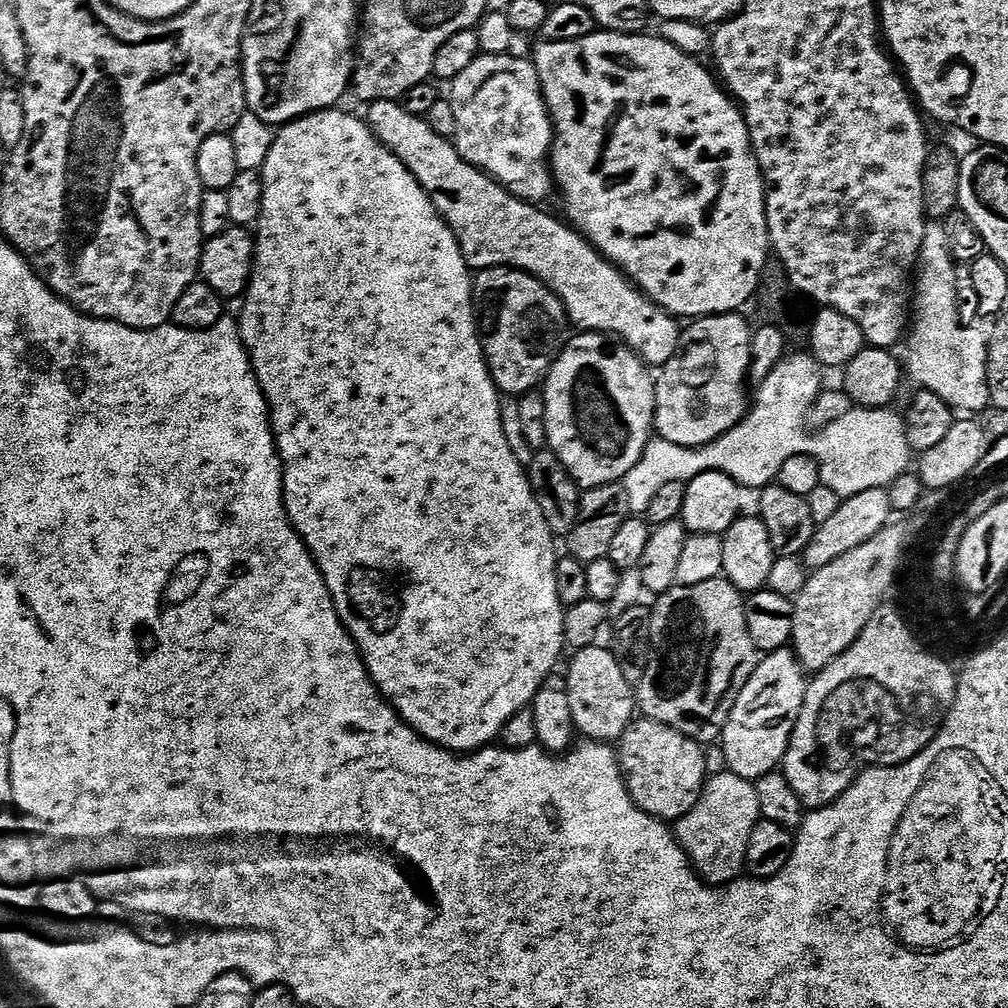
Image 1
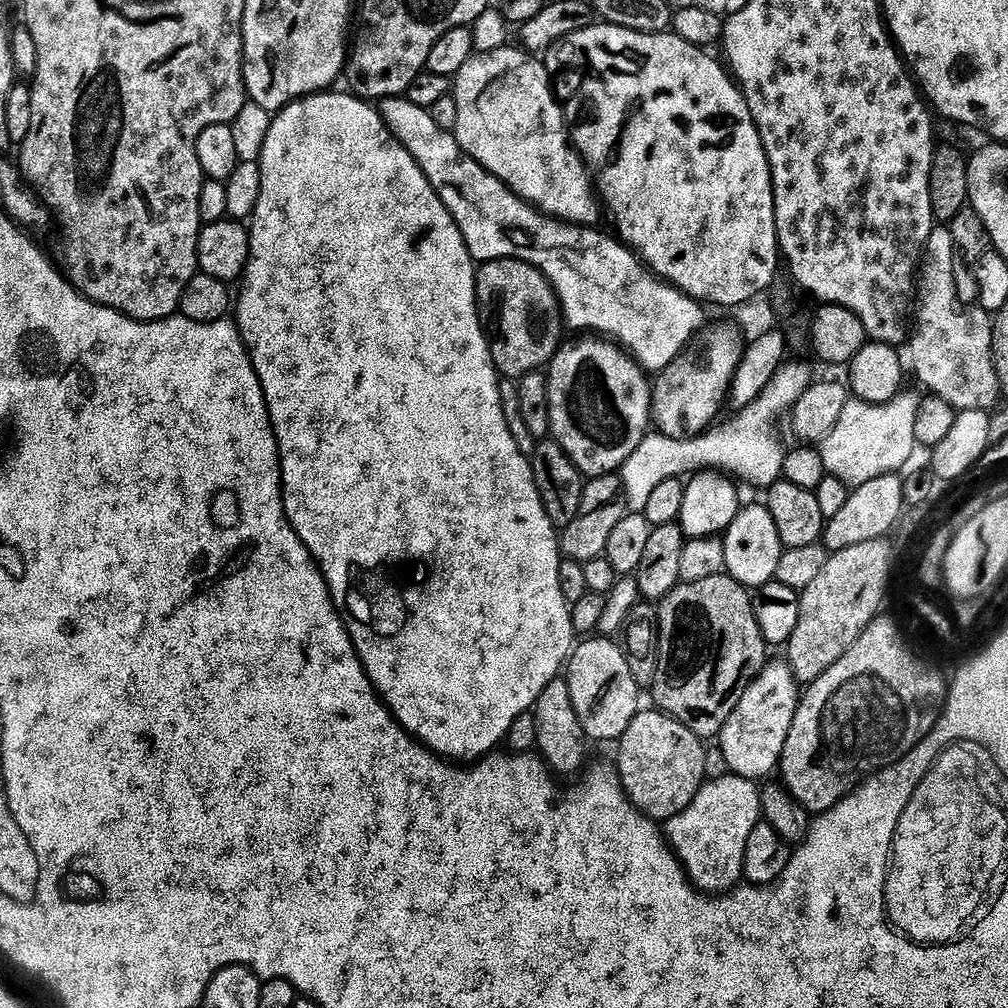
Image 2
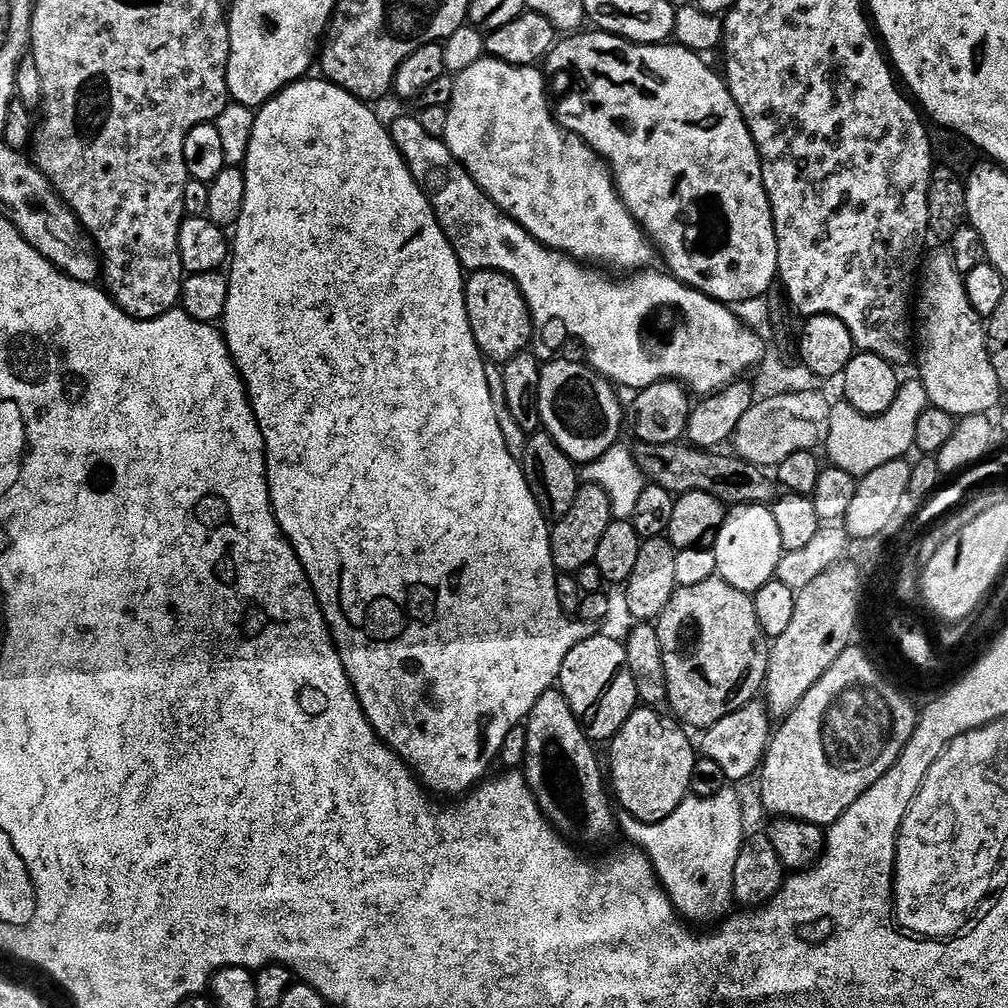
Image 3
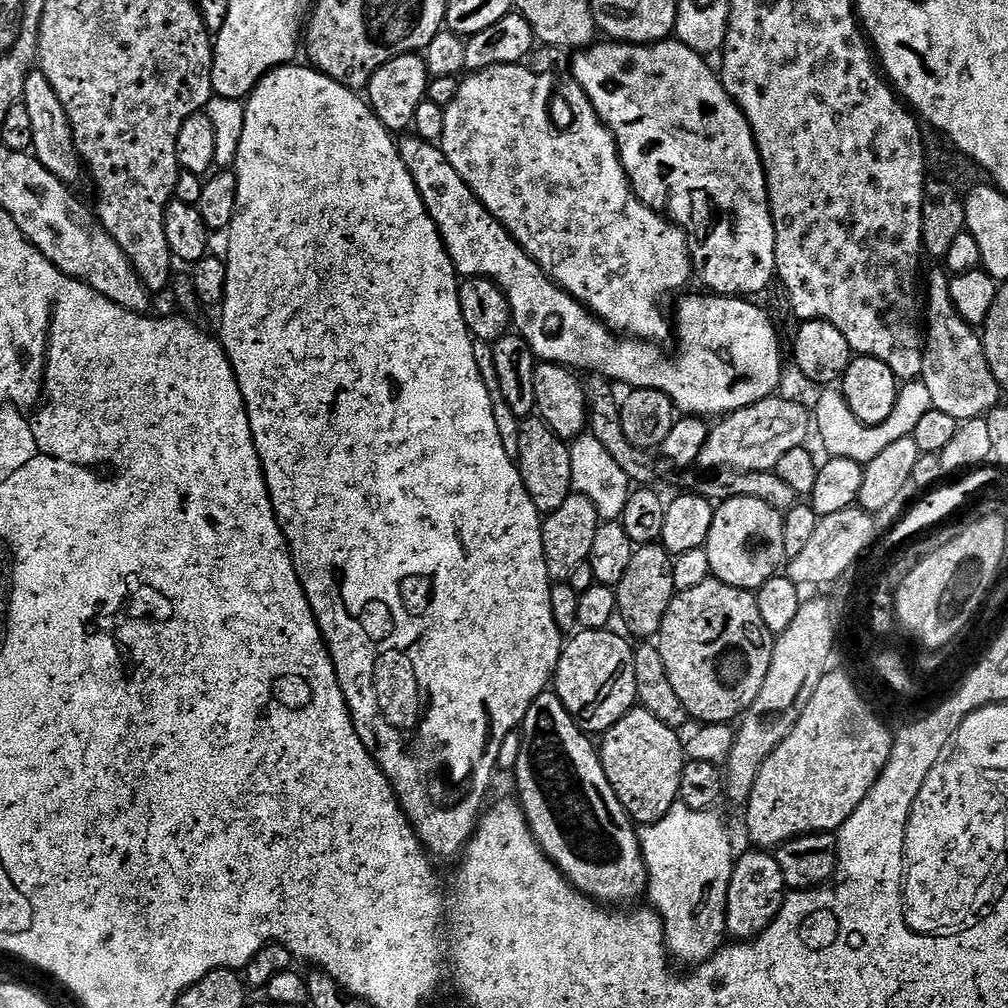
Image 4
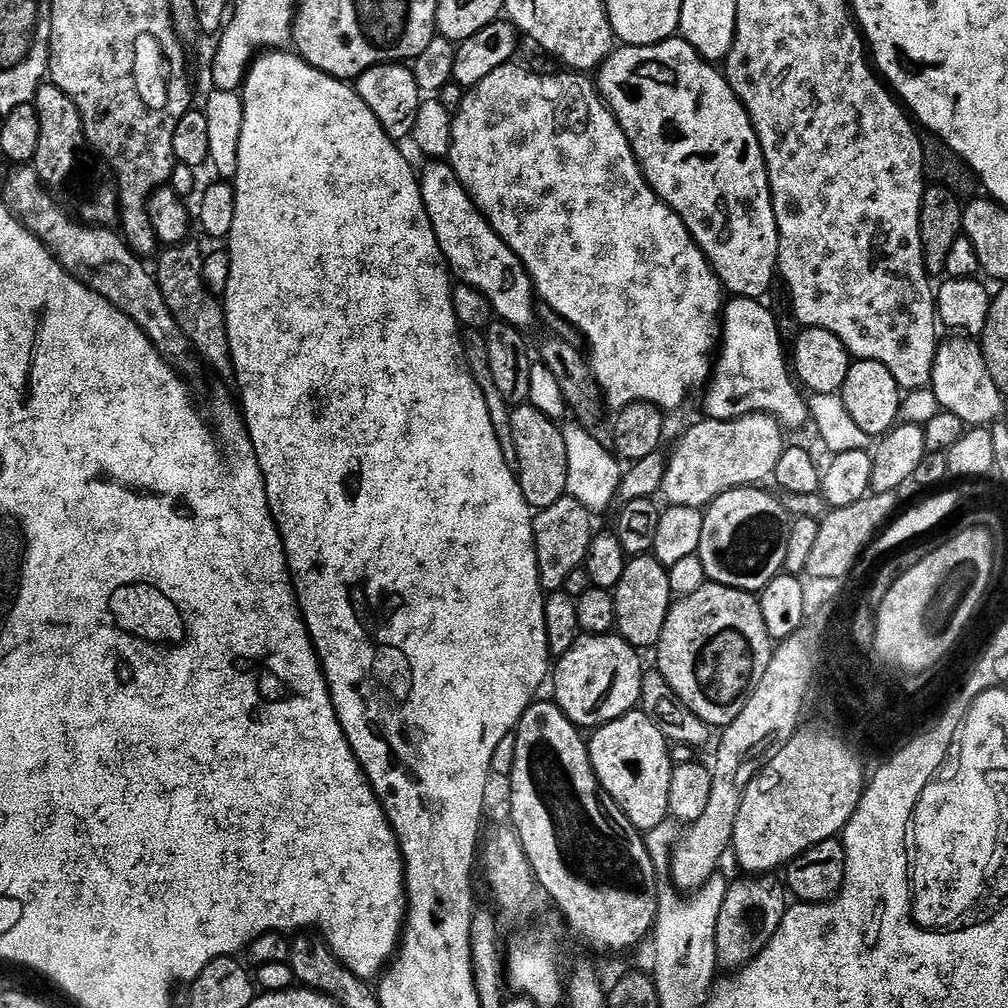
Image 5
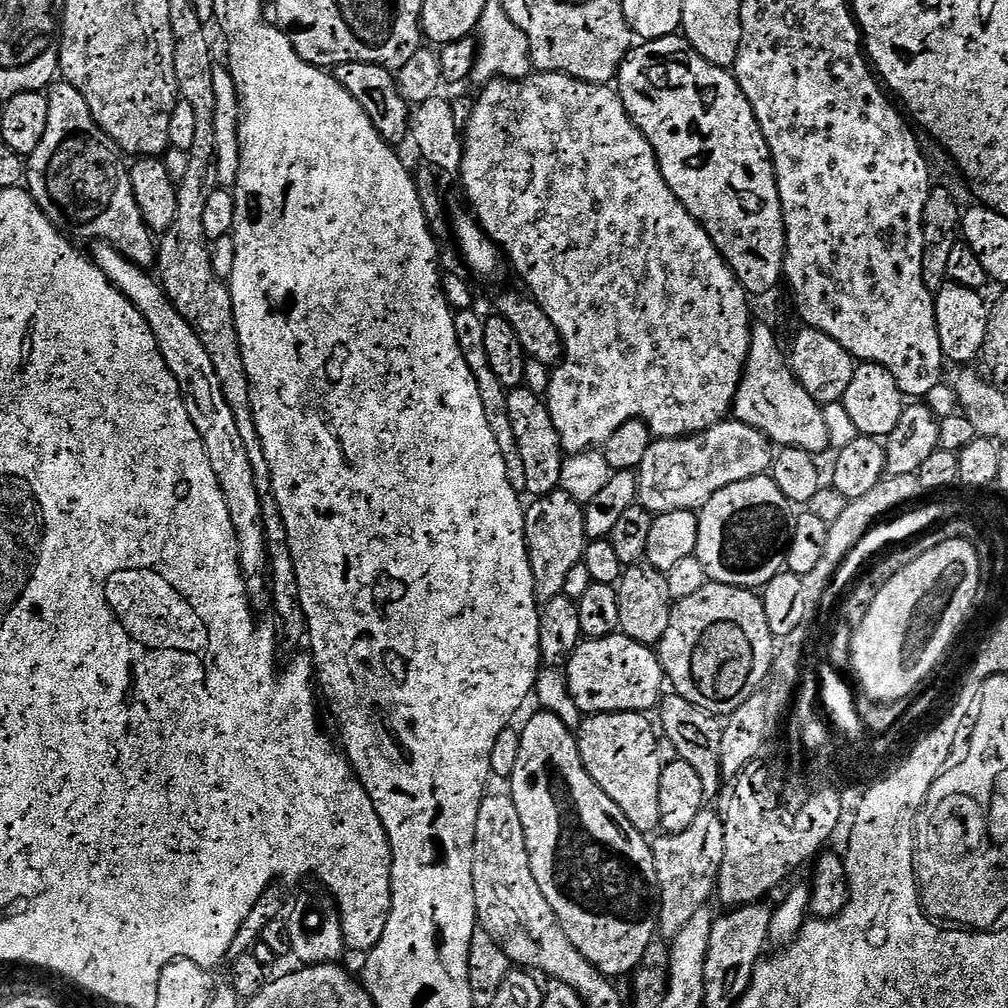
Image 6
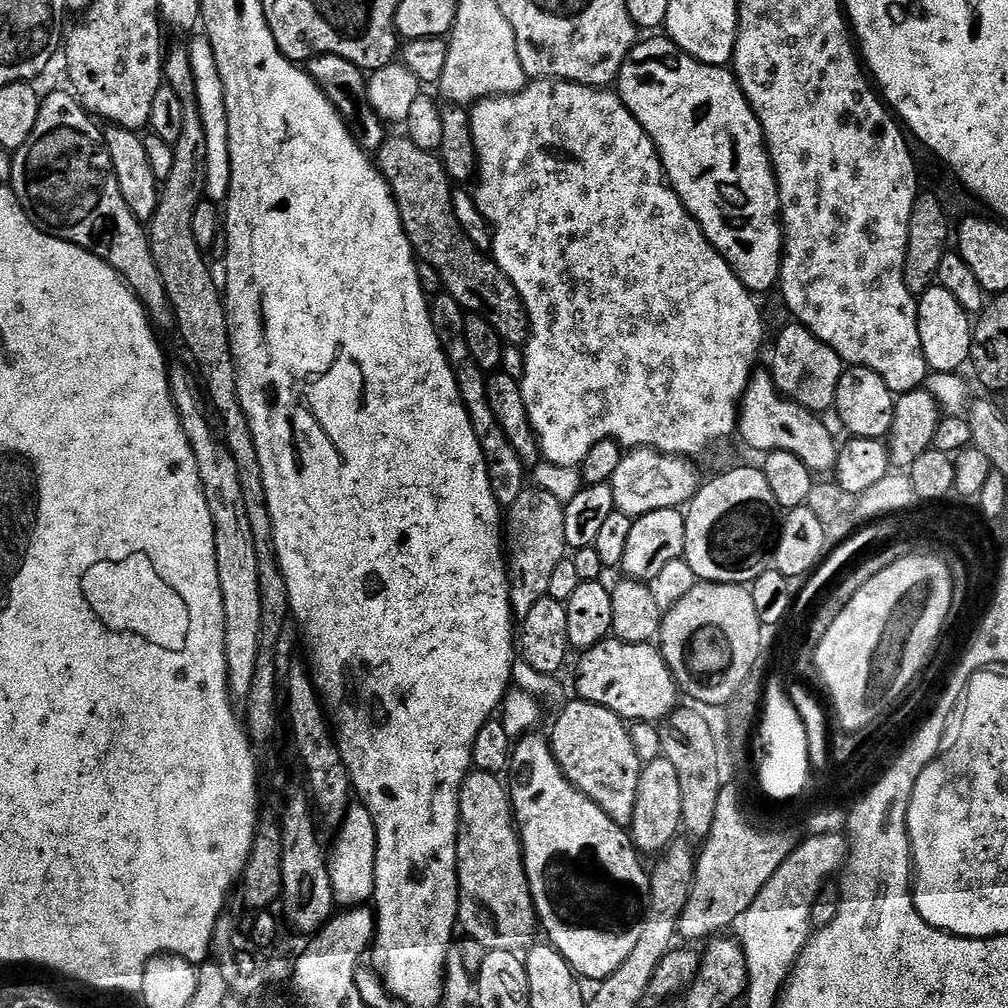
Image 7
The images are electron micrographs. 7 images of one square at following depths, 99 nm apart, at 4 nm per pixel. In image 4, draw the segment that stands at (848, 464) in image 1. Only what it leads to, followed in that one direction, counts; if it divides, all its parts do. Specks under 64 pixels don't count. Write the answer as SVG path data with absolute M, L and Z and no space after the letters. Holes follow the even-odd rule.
M922 380L905 381L898 389L897 400L892 414L876 426L867 426L854 416L850 406L836 388L826 388L817 406L812 409L812 416L818 422L818 430L823 437L826 449L832 457L850 459L865 465L882 454L892 442L911 436L919 419L932 408L930 390Z

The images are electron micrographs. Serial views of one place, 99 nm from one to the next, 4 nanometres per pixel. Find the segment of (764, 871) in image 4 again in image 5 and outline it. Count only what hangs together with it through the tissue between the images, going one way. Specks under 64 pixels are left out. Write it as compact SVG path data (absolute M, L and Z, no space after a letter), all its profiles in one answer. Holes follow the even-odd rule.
M746 876L736 881L719 901L715 952L717 963L724 969L739 969L759 952L767 937L783 925L786 902L776 894L776 886L770 876Z

